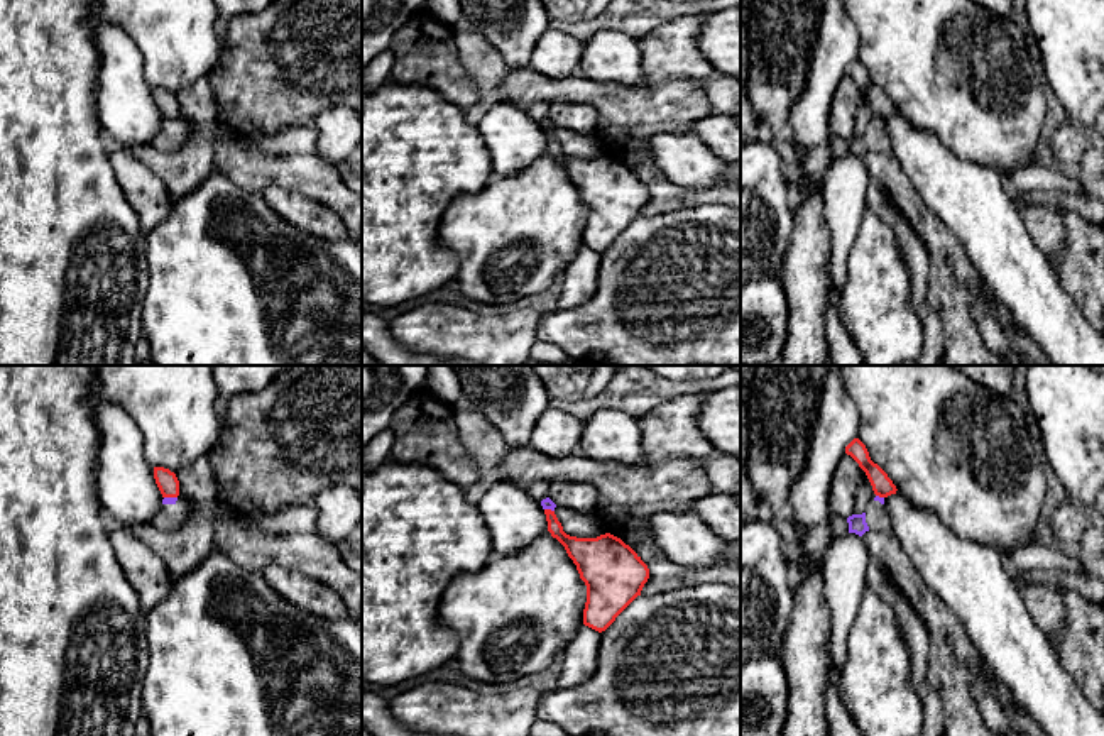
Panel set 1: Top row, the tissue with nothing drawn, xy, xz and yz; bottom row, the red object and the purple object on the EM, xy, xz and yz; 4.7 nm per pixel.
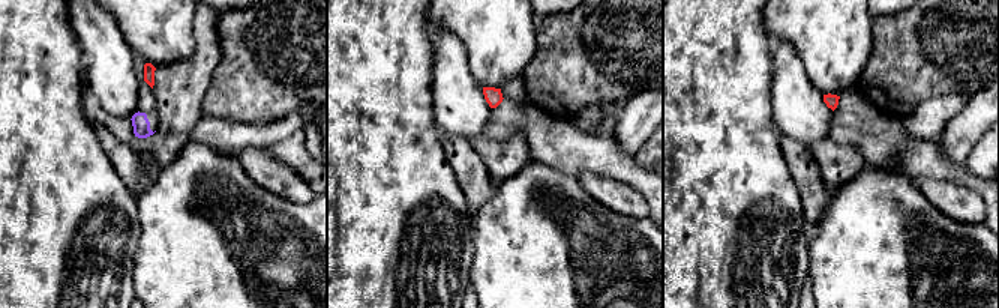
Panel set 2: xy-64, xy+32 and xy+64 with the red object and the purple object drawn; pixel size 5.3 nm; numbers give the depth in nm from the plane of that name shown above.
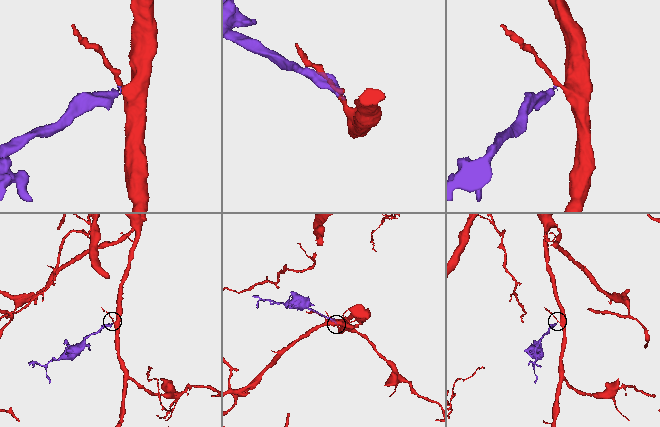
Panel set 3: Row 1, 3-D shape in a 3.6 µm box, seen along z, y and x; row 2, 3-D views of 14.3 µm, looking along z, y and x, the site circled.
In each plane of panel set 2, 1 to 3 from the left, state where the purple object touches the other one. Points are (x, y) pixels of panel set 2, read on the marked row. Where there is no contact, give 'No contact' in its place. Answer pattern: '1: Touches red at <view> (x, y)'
1: No contact
2: No contact
3: No contact

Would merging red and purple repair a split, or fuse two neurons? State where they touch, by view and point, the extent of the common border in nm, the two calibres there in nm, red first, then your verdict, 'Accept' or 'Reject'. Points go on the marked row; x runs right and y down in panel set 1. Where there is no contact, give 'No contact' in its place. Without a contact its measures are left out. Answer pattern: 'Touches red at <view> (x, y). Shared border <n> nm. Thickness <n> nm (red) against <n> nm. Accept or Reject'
Touches red at xy (171, 496). Shared border 60 nm. Thickness 100 nm (red) against 30 nm. Reject

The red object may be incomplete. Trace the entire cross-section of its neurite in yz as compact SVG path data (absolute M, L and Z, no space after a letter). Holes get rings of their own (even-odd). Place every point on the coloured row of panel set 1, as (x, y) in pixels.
M854 438L845 447L845 453L850 455L866 472L876 496L888 497L891 494L896 494L896 486L888 477L888 474L871 460L866 445L859 438Z

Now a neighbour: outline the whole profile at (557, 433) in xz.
M549 408L536 423L529 448L555 459L578 455L583 426L577 416Z

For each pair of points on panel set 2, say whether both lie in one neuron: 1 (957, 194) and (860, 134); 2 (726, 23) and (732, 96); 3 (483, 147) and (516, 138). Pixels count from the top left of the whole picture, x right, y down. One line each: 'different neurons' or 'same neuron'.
1: different neurons
2: same neuron
3: same neuron

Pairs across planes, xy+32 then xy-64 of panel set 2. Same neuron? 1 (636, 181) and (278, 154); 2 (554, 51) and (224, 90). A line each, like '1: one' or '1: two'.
1: one
2: one

